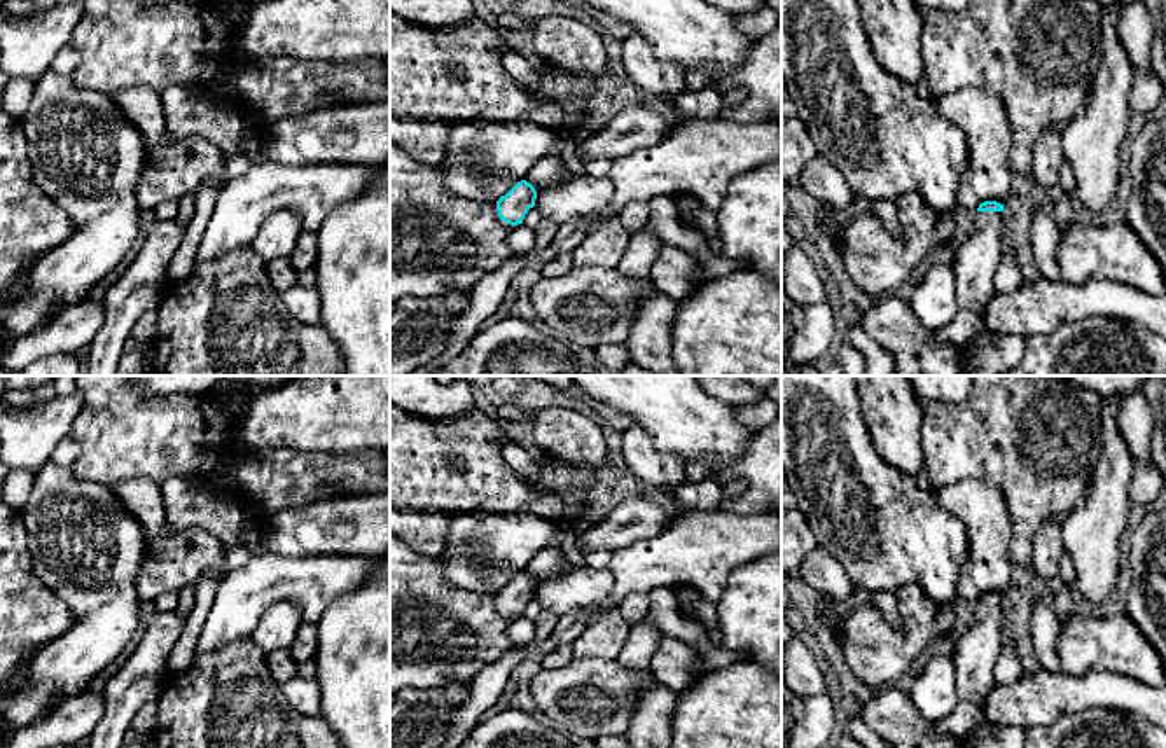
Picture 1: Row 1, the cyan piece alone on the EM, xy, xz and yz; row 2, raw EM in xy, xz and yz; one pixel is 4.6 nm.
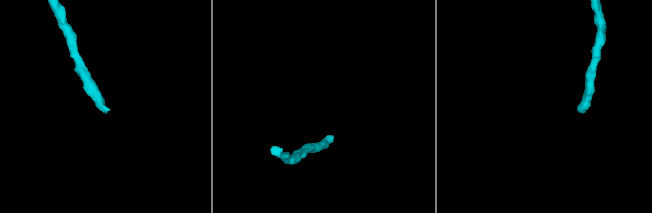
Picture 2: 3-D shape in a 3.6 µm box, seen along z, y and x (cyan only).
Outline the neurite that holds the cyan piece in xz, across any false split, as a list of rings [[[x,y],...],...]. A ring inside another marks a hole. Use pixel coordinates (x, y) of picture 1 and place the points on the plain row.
[[[521,571],[496,592],[498,608],[510,617],[523,615],[528,601],[535,598],[535,591],[535,578],[526,571]]]

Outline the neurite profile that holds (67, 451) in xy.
[[[66,435],[59,440],[49,460],[54,461],[58,467],[72,468],[79,454],[79,444],[70,435]]]

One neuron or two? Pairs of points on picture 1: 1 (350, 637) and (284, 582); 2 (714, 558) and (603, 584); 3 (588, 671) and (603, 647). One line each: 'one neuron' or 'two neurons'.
1: two neurons
2: two neurons
3: two neurons

